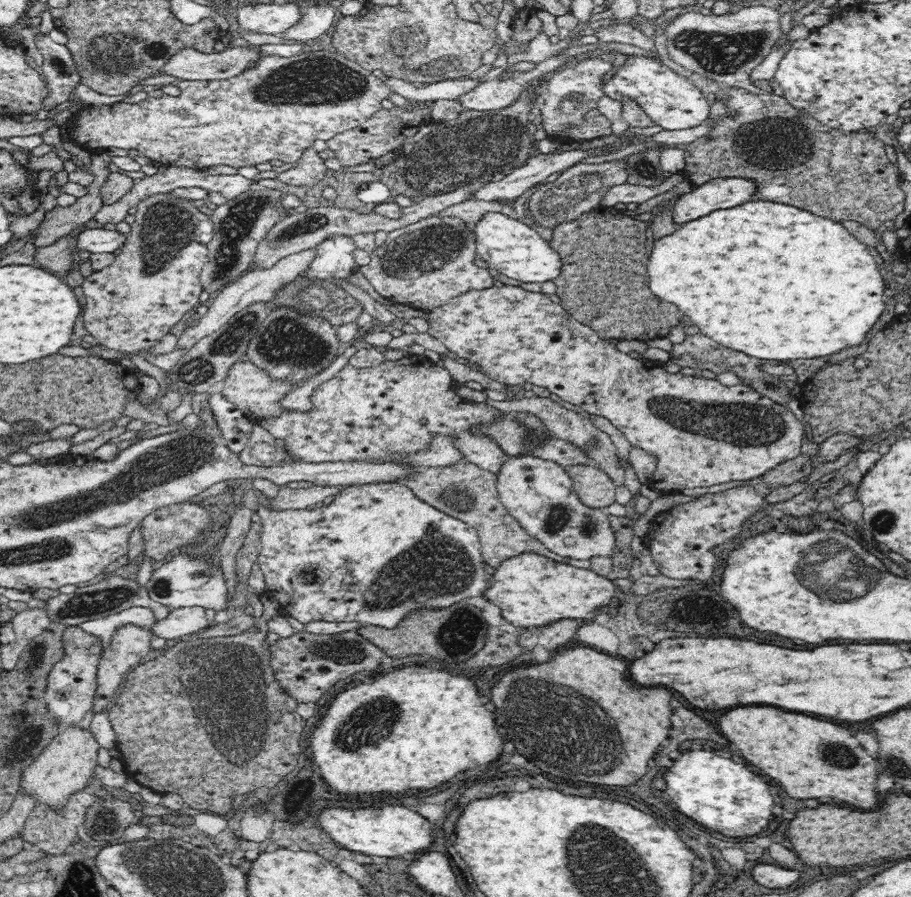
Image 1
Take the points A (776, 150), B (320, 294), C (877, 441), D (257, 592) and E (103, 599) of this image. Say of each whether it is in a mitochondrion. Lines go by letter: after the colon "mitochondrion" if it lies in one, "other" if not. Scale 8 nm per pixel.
A: mitochondrion
B: mitochondrion
C: other
D: other
E: mitochondrion

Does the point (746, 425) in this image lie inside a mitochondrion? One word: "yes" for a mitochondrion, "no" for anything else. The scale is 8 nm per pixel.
yes

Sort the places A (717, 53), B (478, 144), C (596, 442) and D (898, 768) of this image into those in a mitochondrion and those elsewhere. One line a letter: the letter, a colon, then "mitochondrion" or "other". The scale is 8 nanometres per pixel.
A: mitochondrion
B: mitochondrion
C: mitochondrion
D: mitochondrion

